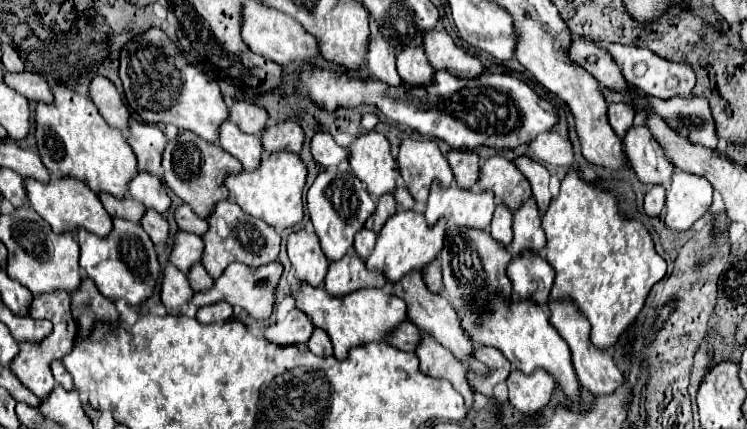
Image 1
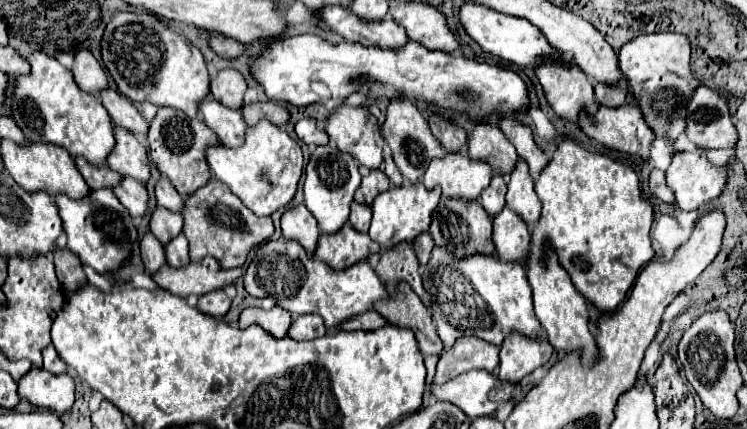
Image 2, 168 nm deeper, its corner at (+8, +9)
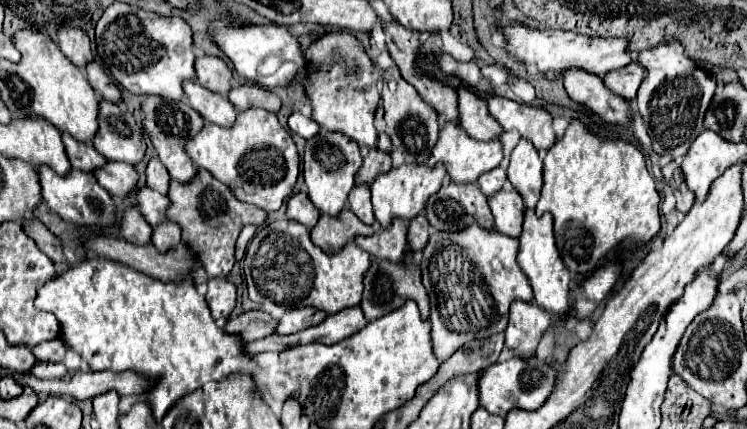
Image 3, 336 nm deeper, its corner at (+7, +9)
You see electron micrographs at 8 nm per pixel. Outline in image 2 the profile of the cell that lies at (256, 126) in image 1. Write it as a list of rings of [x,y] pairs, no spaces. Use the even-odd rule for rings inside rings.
[[[220,70],[216,78],[210,80],[210,94],[216,102],[232,108],[242,110],[244,106],[244,92],[246,92],[246,80],[238,70]]]

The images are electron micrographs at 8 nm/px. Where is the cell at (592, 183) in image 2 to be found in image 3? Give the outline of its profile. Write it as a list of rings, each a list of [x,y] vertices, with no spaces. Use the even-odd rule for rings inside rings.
[[[573,118],[571,124],[567,126],[563,138],[559,138],[545,154],[545,160],[543,160],[543,188],[541,188],[541,196],[539,196],[539,202],[537,202],[537,214],[541,216],[543,212],[551,212],[553,218],[555,218],[555,242],[557,242],[557,248],[563,256],[563,262],[565,266],[571,270],[571,272],[577,272],[577,274],[589,274],[593,268],[599,268],[603,264],[603,260],[611,254],[617,252],[617,248],[625,242],[645,242],[645,240],[651,240],[657,232],[659,232],[659,192],[655,188],[655,180],[649,176],[647,172],[647,166],[645,166],[645,156],[641,154],[641,150],[637,146],[633,146],[631,142],[625,142],[625,140],[607,140],[607,138],[599,138],[597,134],[593,134],[591,130],[587,130],[587,126]]]

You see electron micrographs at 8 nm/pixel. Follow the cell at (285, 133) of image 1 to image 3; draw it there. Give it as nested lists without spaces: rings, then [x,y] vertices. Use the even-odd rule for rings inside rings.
[[[241,84],[237,88],[231,88],[229,102],[235,106],[235,110],[247,110],[249,106],[261,106],[269,112],[277,112],[281,108],[281,100],[275,92],[261,88],[257,84]]]

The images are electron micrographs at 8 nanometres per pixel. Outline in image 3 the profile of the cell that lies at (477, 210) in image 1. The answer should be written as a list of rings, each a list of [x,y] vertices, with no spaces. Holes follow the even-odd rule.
[[[445,122],[441,126],[441,130],[439,130],[437,144],[431,150],[429,166],[435,166],[437,162],[445,162],[445,168],[447,168],[447,172],[449,172],[449,176],[451,176],[453,182],[457,182],[457,184],[469,184],[469,182],[477,182],[477,178],[483,172],[493,170],[501,160],[503,160],[503,144],[501,144],[499,138],[493,138],[489,142],[479,142],[479,140],[473,140],[461,128],[459,122]]]

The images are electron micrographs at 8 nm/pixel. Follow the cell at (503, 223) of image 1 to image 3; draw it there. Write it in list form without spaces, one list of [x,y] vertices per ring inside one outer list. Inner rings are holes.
[[[497,166],[487,174],[481,174],[481,178],[477,178],[477,184],[485,196],[491,196],[493,192],[501,190],[507,184],[507,172],[501,166]]]

